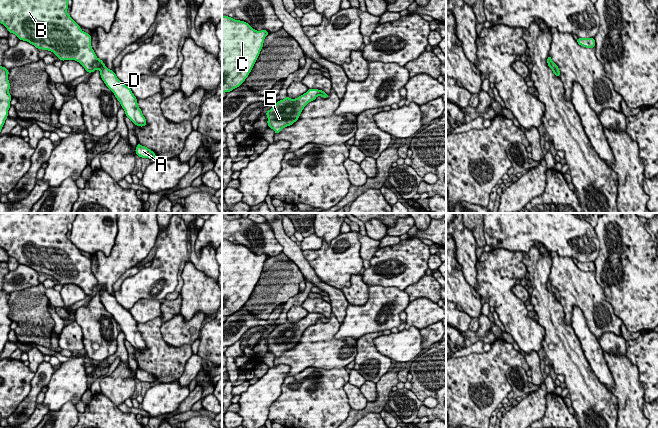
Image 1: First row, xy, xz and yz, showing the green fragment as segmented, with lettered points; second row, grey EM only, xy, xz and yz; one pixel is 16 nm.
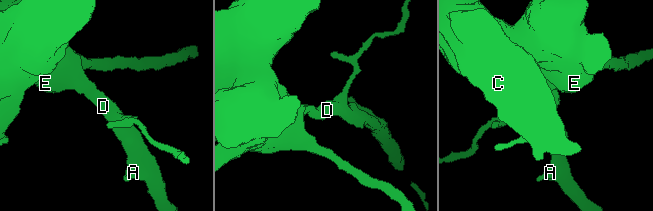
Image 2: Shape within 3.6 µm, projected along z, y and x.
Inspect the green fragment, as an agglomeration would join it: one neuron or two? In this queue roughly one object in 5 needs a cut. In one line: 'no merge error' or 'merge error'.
no merge error

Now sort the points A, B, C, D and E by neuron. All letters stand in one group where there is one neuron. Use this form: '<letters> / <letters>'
A B C D E

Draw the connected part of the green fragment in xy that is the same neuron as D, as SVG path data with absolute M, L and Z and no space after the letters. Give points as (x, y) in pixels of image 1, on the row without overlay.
M0 213L0 247L19 264L27 265L38 273L51 275L59 284L75 284L88 297L99 293L102 304L120 326L126 340L135 349L146 350L146 343L131 313L97 282L91 270L91 259L82 255L67 237L68 224L72 223L77 215L78 213Z

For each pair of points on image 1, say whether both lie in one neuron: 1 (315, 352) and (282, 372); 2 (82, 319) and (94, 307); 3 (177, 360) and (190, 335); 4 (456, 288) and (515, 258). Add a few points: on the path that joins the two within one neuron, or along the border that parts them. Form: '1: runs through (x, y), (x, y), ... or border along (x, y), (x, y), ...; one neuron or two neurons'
1: border along (274, 364), (286, 364), (289, 367), (288, 375); two neurons
2: runs through (85, 316), (91, 310); one neuron
3: border along (163, 338), (166, 343), (172, 346), (190, 345); two neurons
4: border along (475, 290), (481, 296); two neurons

